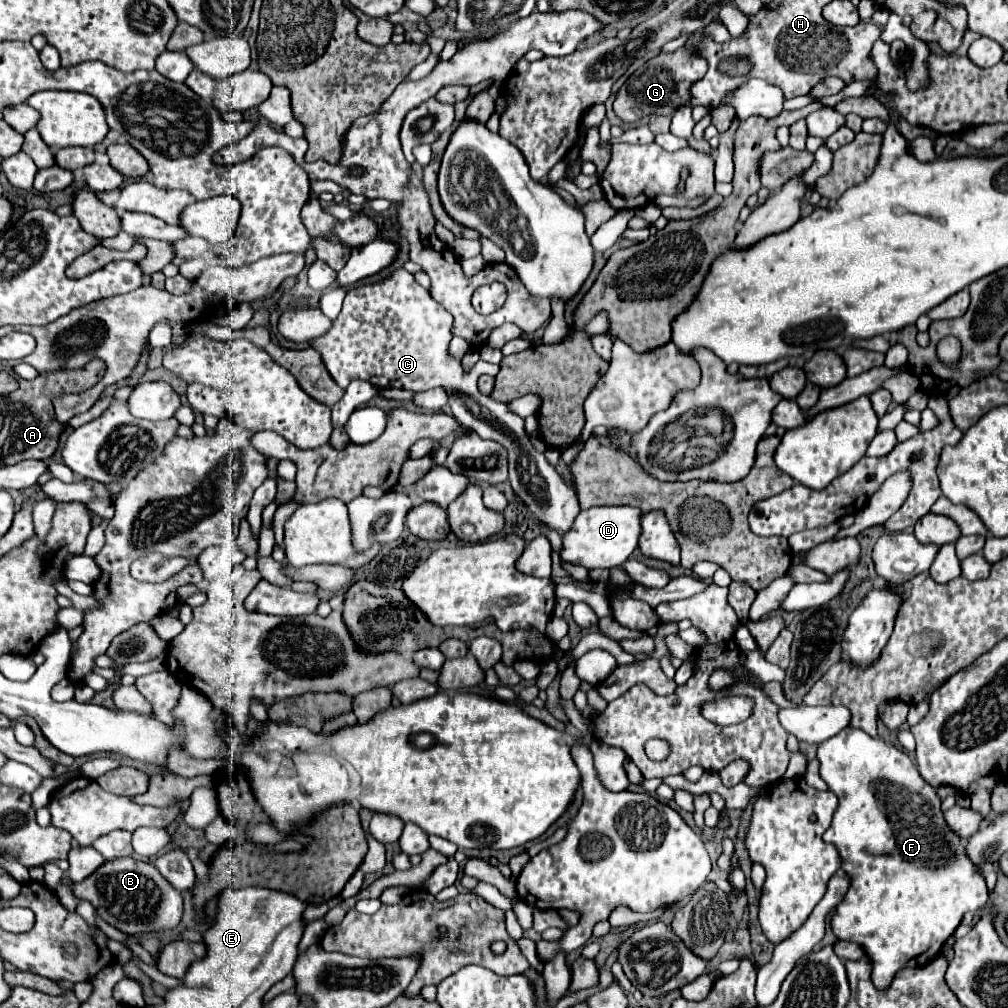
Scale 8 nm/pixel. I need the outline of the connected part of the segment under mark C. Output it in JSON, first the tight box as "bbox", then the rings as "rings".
{"bbox":[311,272,581,532],"rings":[[[393,272],[381,282],[349,290],[339,318],[333,320],[333,328],[325,336],[311,340],[311,346],[321,352],[329,374],[341,388],[351,380],[367,380],[377,388],[401,388],[413,392],[443,386],[449,392],[453,416],[461,424],[473,428],[481,438],[497,440],[507,446],[511,456],[509,482],[535,520],[567,532],[581,510],[573,488],[553,466],[549,466],[543,454],[531,448],[523,420],[509,412],[507,404],[495,402],[477,390],[477,378],[481,374],[496,375],[499,366],[481,360],[481,366],[473,366],[469,374],[463,374],[461,362],[447,356],[449,340],[451,314],[431,300],[429,292],[419,286],[409,272]]]}

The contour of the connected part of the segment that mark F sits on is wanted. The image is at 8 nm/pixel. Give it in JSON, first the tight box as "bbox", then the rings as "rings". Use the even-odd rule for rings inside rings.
{"bbox":[817,726,987,988],"rings":[[[847,726],[843,732],[839,732],[837,736],[825,740],[819,744],[817,748],[817,758],[821,762],[821,778],[827,782],[829,790],[839,798],[839,806],[833,814],[833,822],[831,826],[827,828],[827,832],[823,834],[823,840],[829,840],[831,844],[837,846],[841,858],[843,858],[843,870],[851,876],[851,888],[849,892],[845,894],[843,902],[837,906],[833,918],[831,918],[831,928],[835,932],[835,936],[839,940],[849,940],[849,942],[857,942],[863,946],[863,950],[867,952],[867,956],[871,958],[873,962],[873,984],[877,988],[887,988],[895,976],[897,970],[905,968],[909,962],[911,964],[917,964],[921,960],[921,954],[927,954],[929,952],[929,960],[935,958],[941,950],[941,946],[945,944],[945,940],[957,930],[957,926],[961,924],[961,918],[965,912],[977,912],[985,902],[987,902],[987,886],[985,886],[985,880],[981,874],[977,874],[977,868],[971,864],[971,860],[967,860],[967,854],[965,854],[965,848],[963,848],[963,840],[959,836],[955,836],[955,832],[951,832],[947,828],[947,824],[943,826],[943,812],[941,812],[941,800],[935,792],[935,788],[931,788],[929,784],[925,784],[925,780],[921,778],[919,770],[915,768],[915,764],[909,760],[909,756],[895,748],[891,742],[885,742],[883,738],[879,736],[867,736],[863,730],[857,730],[857,728],[851,728]]]}

